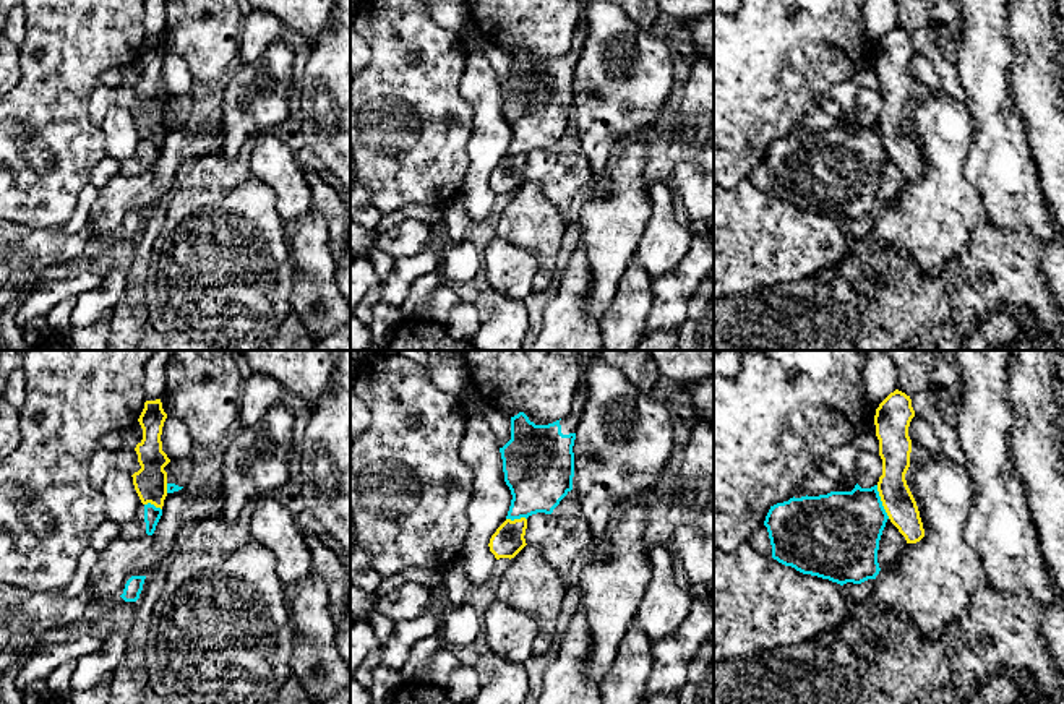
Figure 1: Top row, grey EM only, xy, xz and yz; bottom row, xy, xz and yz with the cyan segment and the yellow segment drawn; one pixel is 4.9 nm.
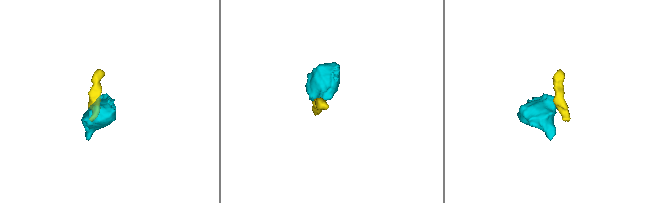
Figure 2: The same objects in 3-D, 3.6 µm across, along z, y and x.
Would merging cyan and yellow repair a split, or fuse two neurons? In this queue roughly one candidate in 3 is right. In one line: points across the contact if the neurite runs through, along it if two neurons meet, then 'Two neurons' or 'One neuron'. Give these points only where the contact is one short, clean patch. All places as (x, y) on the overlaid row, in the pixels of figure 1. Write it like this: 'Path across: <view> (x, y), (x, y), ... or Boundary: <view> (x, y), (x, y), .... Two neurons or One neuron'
Boundary: yz (876, 485), (881, 505), (889, 518). Two neurons

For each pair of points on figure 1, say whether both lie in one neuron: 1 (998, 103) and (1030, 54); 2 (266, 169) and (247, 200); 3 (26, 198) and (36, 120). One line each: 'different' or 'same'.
1: different
2: different
3: same

